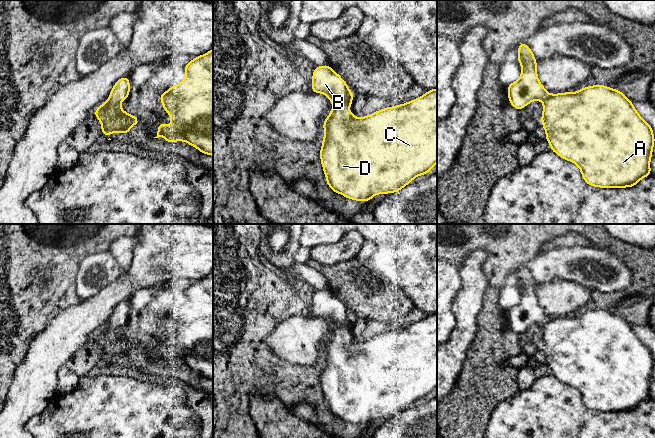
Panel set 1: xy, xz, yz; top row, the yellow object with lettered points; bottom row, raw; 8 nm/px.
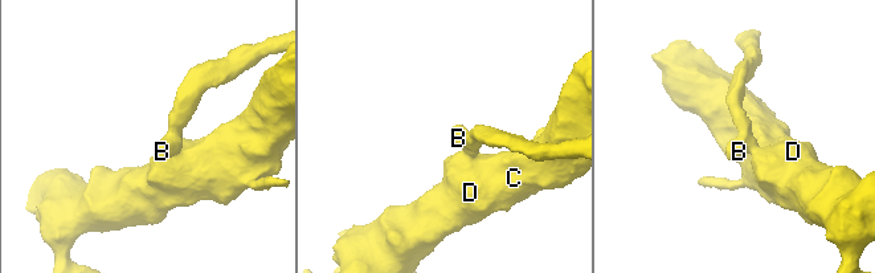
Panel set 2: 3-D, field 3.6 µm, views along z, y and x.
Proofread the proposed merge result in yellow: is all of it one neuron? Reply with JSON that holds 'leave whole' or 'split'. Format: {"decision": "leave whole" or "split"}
{"decision": "leave whole"}

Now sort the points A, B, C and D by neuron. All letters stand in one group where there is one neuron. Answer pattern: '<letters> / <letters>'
A B C D

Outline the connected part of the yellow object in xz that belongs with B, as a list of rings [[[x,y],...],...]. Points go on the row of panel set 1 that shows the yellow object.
[[[329,65],[315,67],[311,89],[326,95],[334,106],[323,123],[325,134],[320,150],[326,182],[332,191],[352,200],[367,202],[374,195],[400,191],[417,176],[428,174],[437,163],[437,88],[410,102],[387,107],[362,118],[355,117],[348,110],[353,94]]]

